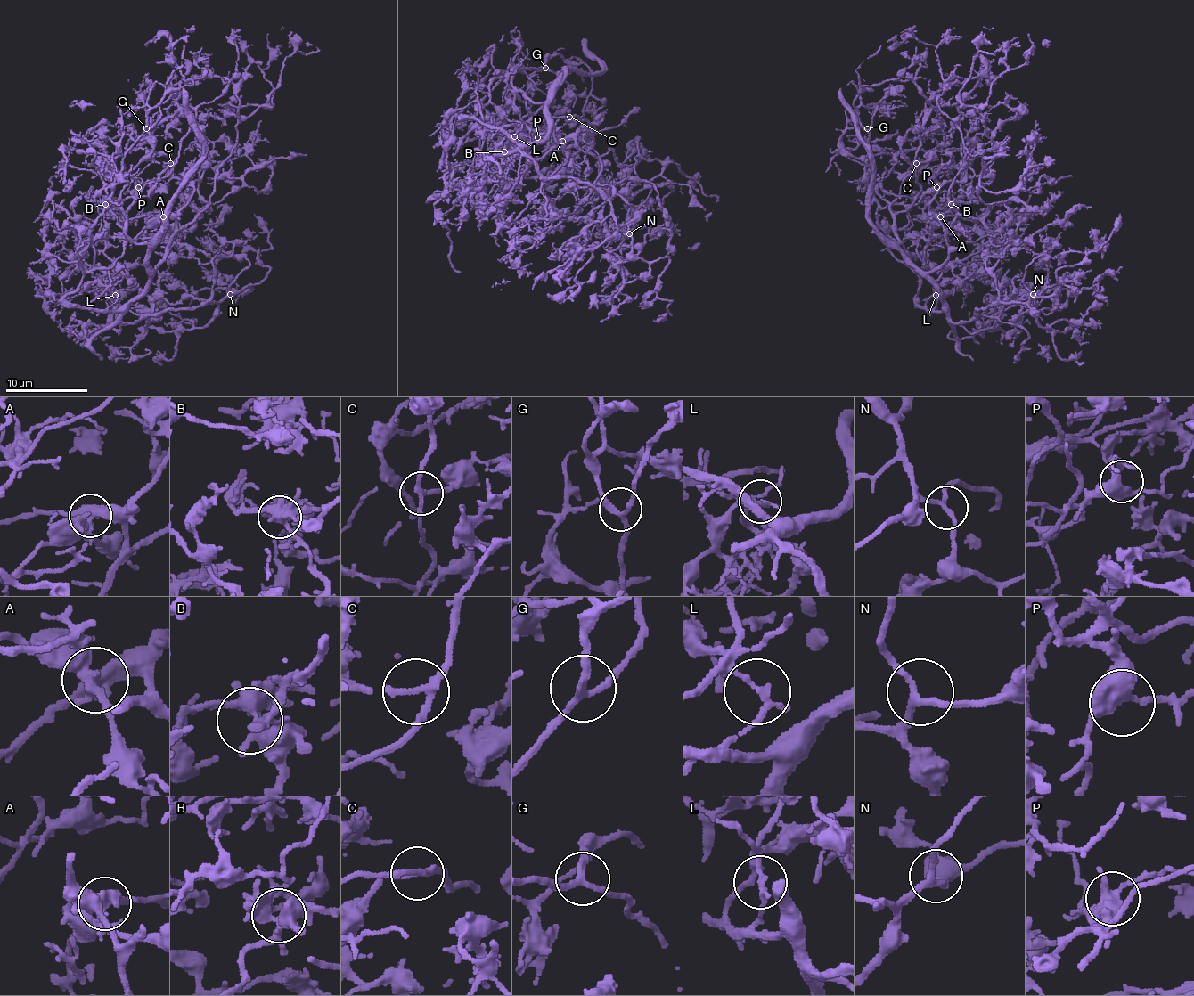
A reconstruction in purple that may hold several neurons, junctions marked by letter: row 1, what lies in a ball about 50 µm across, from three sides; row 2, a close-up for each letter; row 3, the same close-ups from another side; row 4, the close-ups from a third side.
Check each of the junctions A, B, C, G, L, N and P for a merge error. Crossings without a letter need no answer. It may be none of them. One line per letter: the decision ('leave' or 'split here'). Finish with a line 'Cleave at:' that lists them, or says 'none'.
A: split here
B: leave
C: leave
G: leave
L: split here
N: leave
P: leave
Cleave at: A, L

